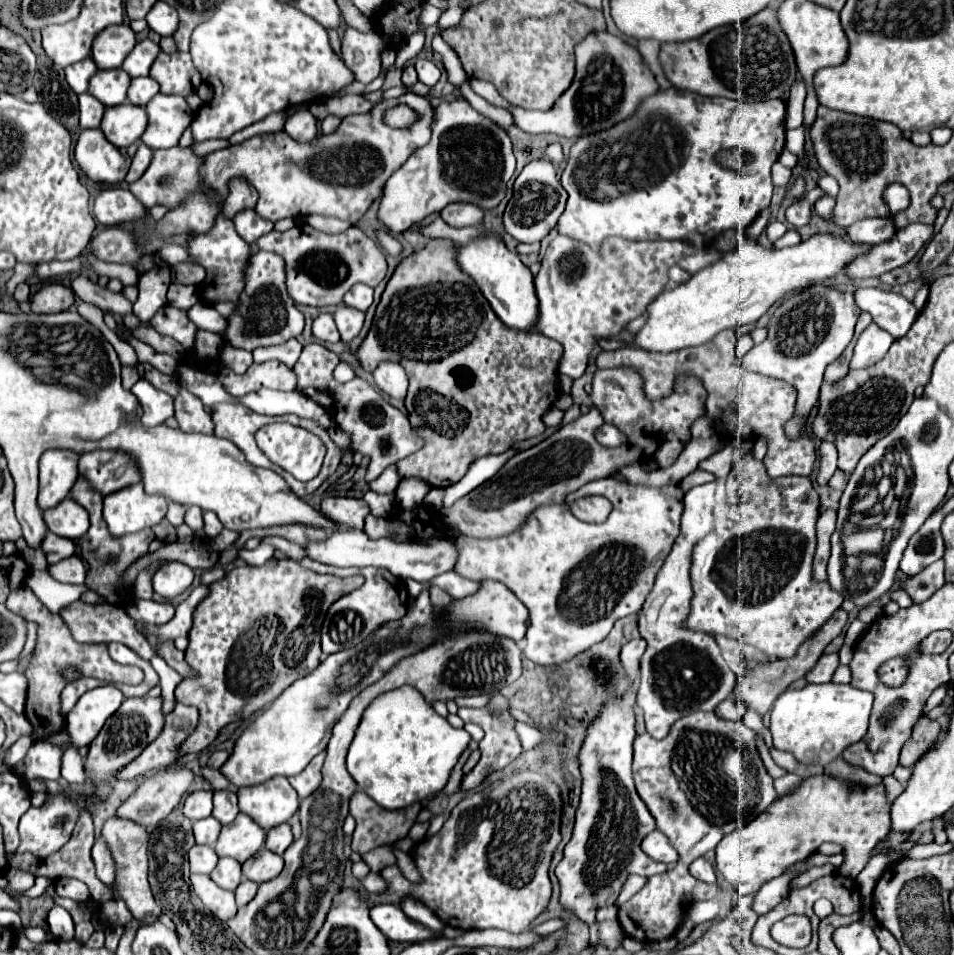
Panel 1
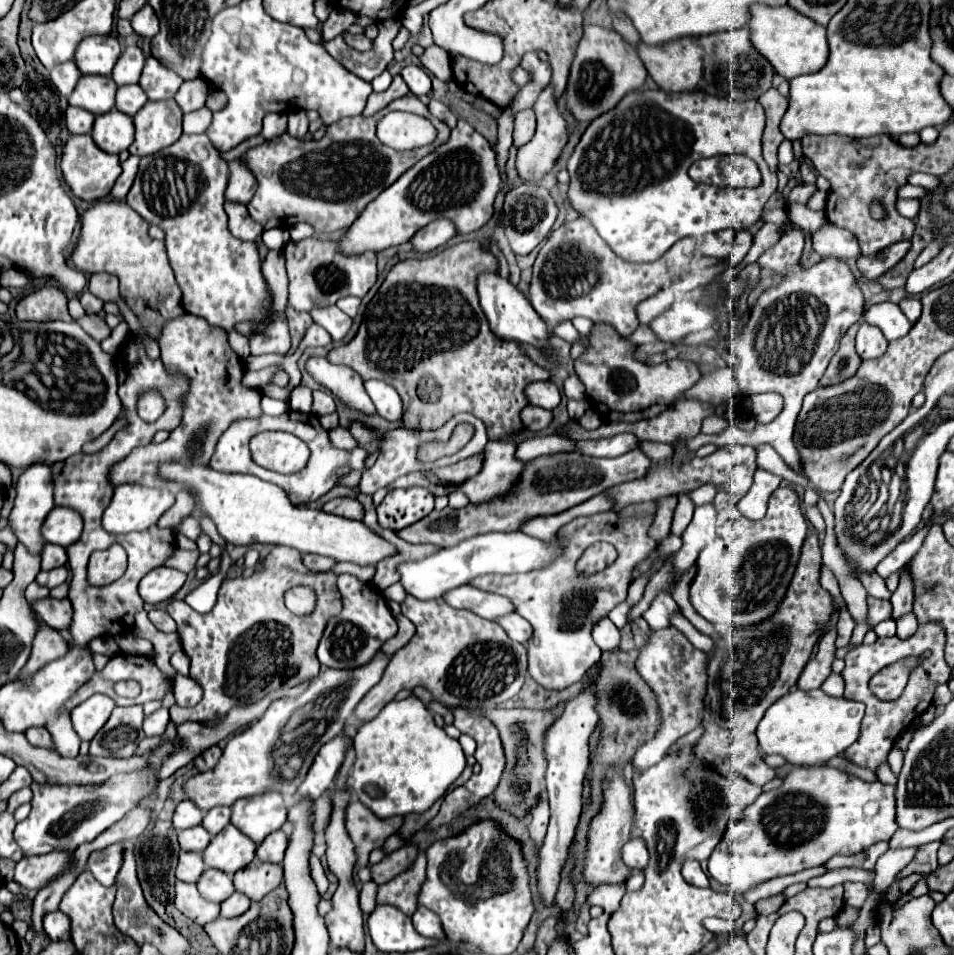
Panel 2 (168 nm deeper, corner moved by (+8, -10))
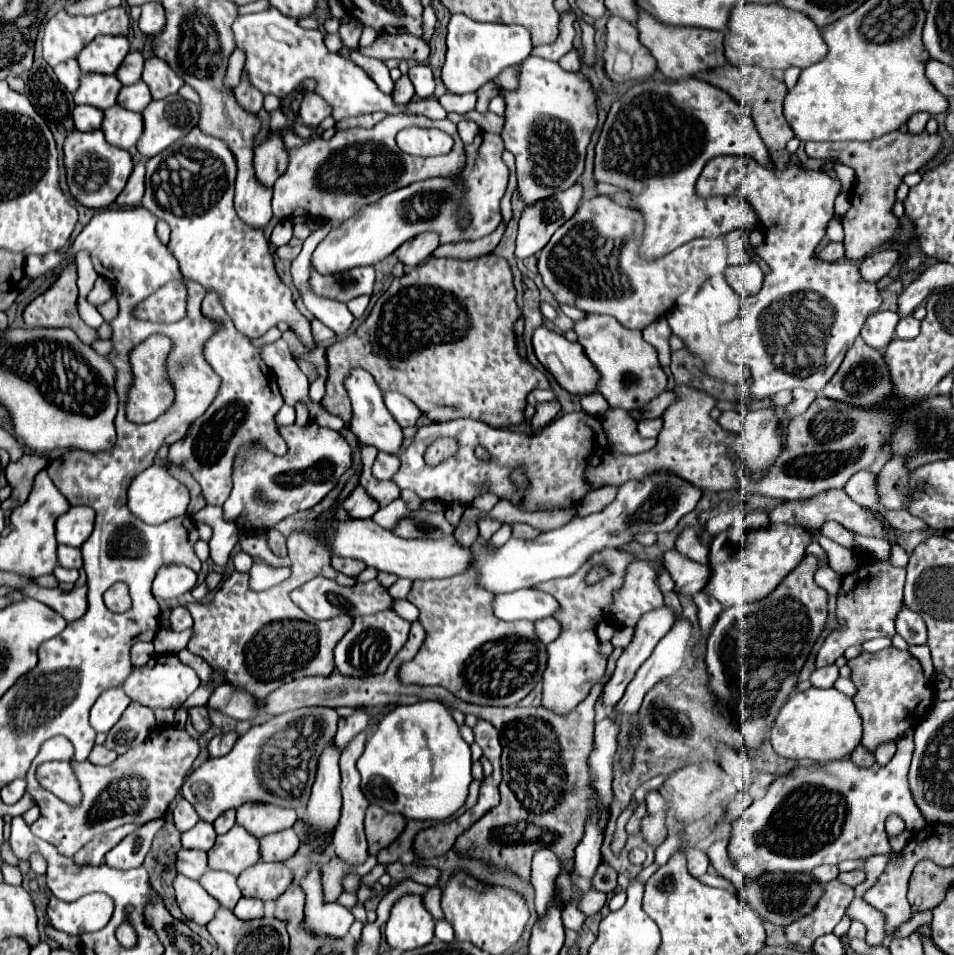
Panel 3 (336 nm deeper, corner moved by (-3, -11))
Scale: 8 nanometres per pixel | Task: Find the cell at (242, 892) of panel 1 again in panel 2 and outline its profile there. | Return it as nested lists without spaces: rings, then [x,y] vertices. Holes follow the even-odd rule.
[[[233,892],[227,900],[221,902],[221,916],[223,916],[223,918],[235,918],[235,916],[241,916],[243,912],[249,910],[249,904],[251,904],[251,900],[249,900],[245,894]]]

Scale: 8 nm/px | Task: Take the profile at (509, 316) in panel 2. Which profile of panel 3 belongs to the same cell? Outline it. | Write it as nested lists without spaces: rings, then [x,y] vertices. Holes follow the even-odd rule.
[[[540,325],[534,335],[532,335],[532,345],[534,345],[534,353],[536,357],[540,359],[540,363],[554,375],[554,379],[570,393],[590,393],[596,389],[596,383],[598,383],[598,375],[596,375],[596,369],[594,365],[590,363],[590,359],[586,357],[586,353],[582,351],[582,345],[580,343],[570,343],[564,335],[548,329],[546,325]]]

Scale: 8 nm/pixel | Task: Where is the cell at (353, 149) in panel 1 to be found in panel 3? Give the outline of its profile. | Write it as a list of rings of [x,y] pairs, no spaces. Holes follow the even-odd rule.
[[[406,113],[388,115],[386,119],[382,119],[372,129],[354,127],[354,129],[336,131],[336,135],[330,141],[324,141],[322,137],[310,139],[300,147],[288,149],[288,153],[290,153],[288,169],[274,183],[274,197],[272,197],[272,211],[274,211],[274,217],[278,217],[280,221],[288,219],[296,209],[304,209],[310,219],[324,219],[324,221],[330,221],[330,223],[344,223],[348,217],[354,217],[358,213],[358,209],[362,209],[364,205],[376,203],[386,193],[392,193],[396,189],[400,189],[400,187],[406,187],[412,181],[422,181],[422,179],[430,179],[430,177],[452,177],[452,173],[460,173],[462,165],[464,165],[464,143],[462,143],[462,139],[458,135],[458,129],[456,129],[456,125],[452,121],[448,121],[448,119],[432,121],[428,117],[406,115]],[[408,125],[436,127],[436,129],[446,131],[454,139],[452,151],[448,155],[444,155],[444,157],[412,157],[408,153],[402,153],[398,149],[396,141],[394,141],[394,137],[396,137],[396,133],[400,129],[404,129]]]

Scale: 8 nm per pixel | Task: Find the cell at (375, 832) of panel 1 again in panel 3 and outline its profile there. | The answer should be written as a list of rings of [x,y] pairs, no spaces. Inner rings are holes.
[[[370,805],[366,809],[366,819],[364,819],[368,853],[376,857],[380,849],[386,849],[392,841],[396,841],[396,837],[400,837],[404,825],[406,817],[402,813],[388,813],[378,805]]]

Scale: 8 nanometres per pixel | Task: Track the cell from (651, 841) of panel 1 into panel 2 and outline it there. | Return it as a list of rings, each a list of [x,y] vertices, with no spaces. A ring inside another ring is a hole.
[[[631,838],[623,850],[621,850],[621,856],[623,856],[623,862],[629,866],[629,868],[635,868],[635,870],[643,870],[649,862],[649,854],[647,854],[647,848],[645,848],[645,842],[641,838]]]

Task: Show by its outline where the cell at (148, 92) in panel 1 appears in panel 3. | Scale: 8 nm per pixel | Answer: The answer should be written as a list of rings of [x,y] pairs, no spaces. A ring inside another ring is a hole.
[[[142,81],[130,85],[130,87],[122,87],[120,95],[118,95],[118,105],[136,113],[142,113],[144,107],[148,107],[148,103],[152,101],[150,89],[148,85],[144,85]]]

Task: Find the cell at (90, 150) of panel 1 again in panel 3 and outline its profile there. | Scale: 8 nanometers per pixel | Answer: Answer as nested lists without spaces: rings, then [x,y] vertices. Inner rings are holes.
[[[72,131],[64,143],[64,165],[70,193],[76,197],[80,205],[94,209],[108,207],[116,201],[134,167],[130,153],[108,145],[102,131]]]

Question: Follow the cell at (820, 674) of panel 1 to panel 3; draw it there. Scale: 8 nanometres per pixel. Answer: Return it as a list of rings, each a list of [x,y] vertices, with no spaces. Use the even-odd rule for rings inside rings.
[[[836,665],[820,667],[810,675],[810,683],[814,687],[832,687],[836,679],[838,679],[838,667]]]

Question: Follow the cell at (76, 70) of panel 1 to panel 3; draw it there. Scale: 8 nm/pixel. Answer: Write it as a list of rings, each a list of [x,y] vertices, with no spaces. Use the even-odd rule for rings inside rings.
[[[70,59],[70,61],[64,61],[60,65],[54,67],[54,73],[58,77],[58,81],[70,91],[70,93],[76,93],[76,89],[80,87],[80,77],[82,77],[82,69],[78,65],[76,59]]]

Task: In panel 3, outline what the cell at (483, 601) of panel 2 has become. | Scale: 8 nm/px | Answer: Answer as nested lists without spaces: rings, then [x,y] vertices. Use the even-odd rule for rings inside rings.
[[[534,589],[502,593],[492,599],[492,611],[496,613],[496,617],[502,617],[504,621],[538,621],[550,617],[556,609],[558,603],[552,595]]]

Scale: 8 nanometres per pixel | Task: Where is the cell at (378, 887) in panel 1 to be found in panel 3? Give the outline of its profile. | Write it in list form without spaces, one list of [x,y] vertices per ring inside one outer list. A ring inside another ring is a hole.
[[[438,885],[428,887],[428,891],[422,895],[422,901],[424,901],[424,907],[428,907],[428,913],[430,913],[434,919],[442,919],[442,909],[440,909],[440,887],[438,887]]]

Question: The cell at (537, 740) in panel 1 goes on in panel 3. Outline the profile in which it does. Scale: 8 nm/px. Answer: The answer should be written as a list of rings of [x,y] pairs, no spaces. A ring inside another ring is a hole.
[[[538,849],[532,857],[532,873],[530,881],[536,889],[536,911],[538,915],[544,915],[552,887],[554,887],[554,877],[558,873],[558,857],[552,849]]]

